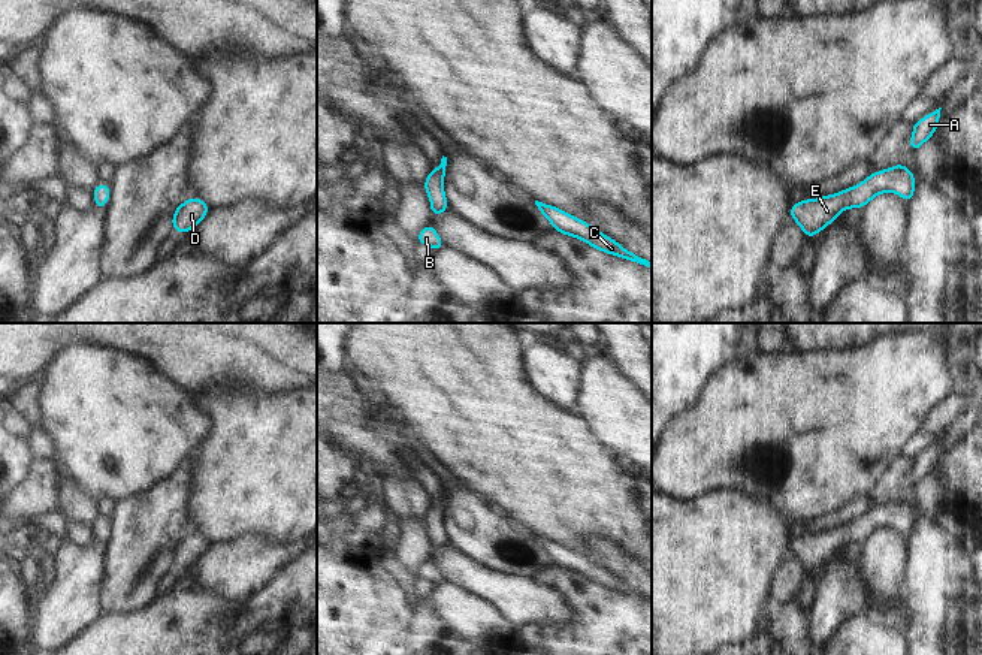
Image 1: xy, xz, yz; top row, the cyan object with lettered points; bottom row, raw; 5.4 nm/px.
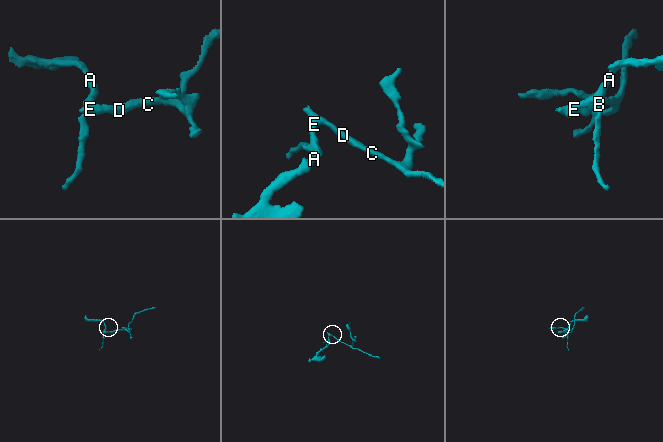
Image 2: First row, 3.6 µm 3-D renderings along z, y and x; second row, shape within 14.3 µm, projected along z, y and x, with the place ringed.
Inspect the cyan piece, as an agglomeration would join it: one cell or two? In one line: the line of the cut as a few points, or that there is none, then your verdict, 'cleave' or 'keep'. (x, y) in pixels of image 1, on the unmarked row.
no cut | keep

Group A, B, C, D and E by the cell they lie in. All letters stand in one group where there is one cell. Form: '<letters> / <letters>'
A B C D E

